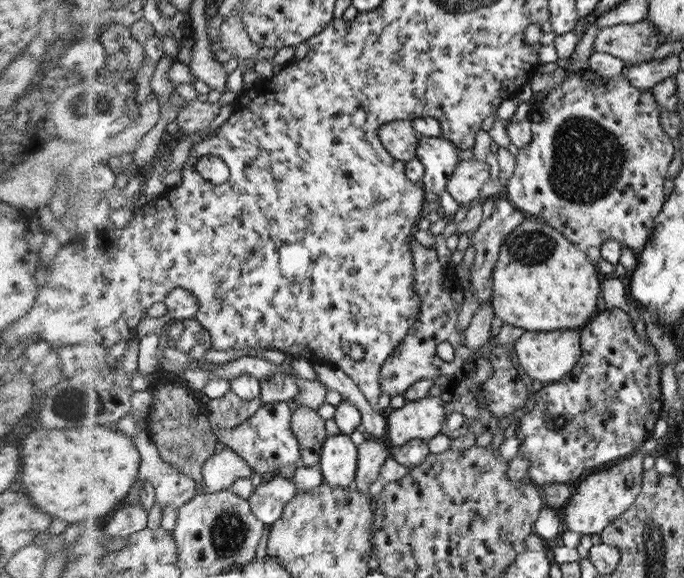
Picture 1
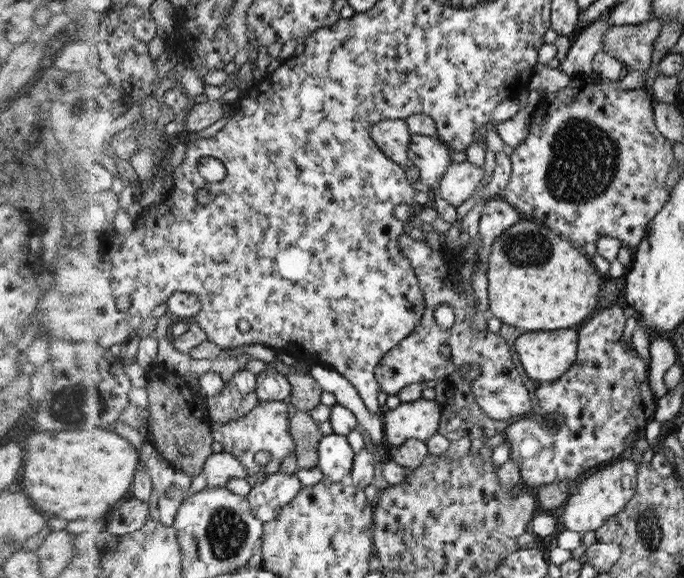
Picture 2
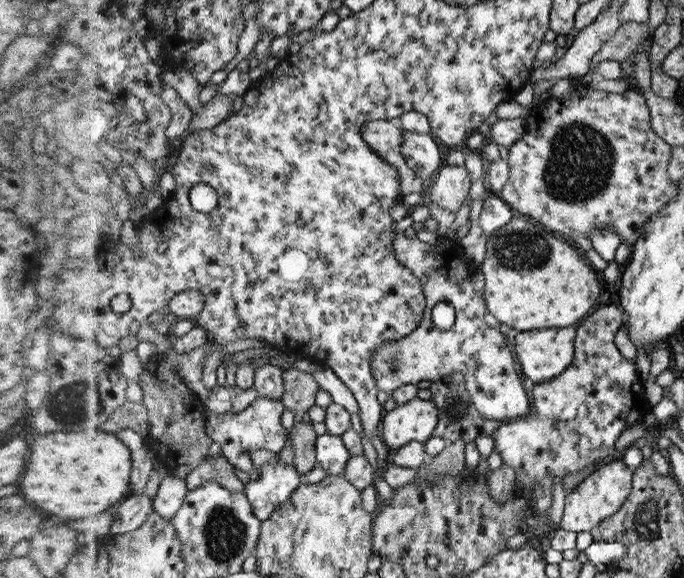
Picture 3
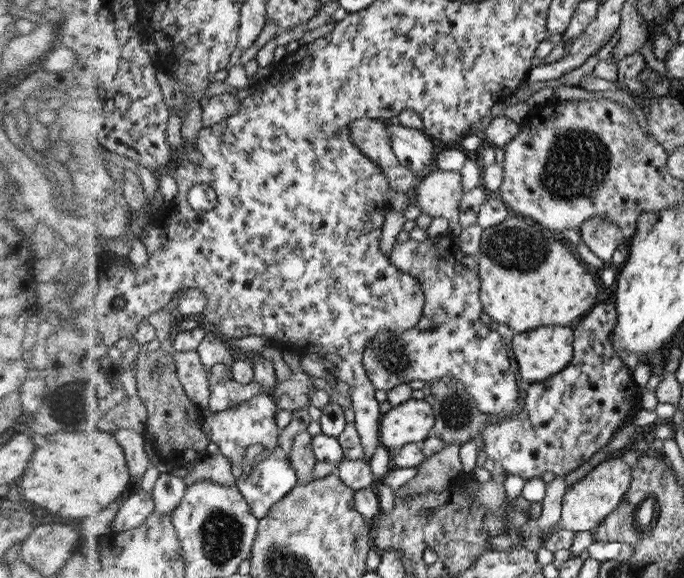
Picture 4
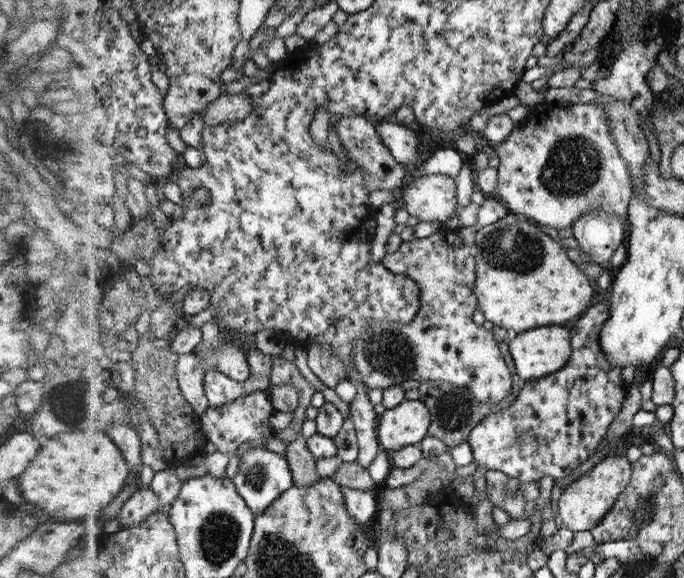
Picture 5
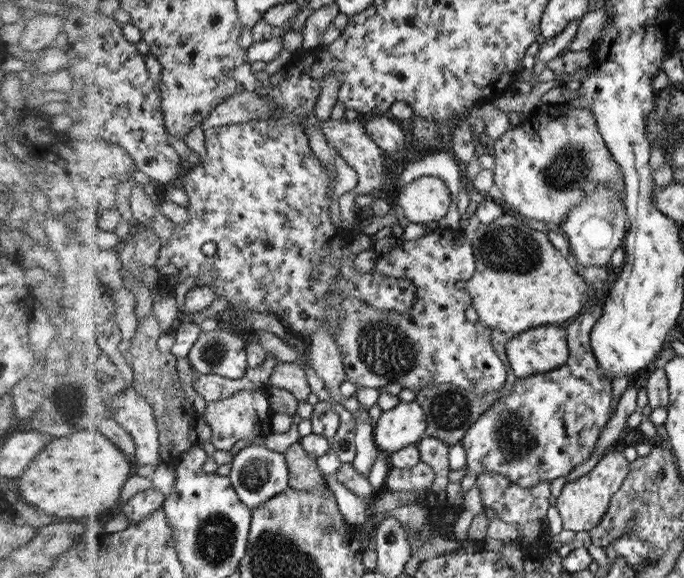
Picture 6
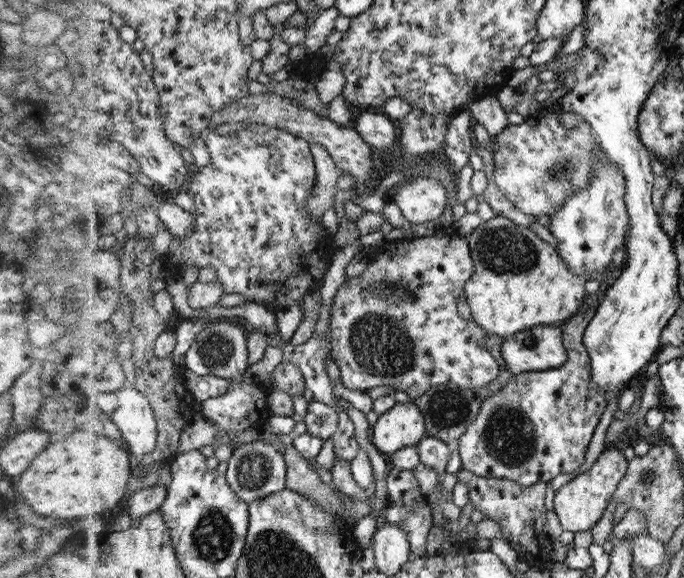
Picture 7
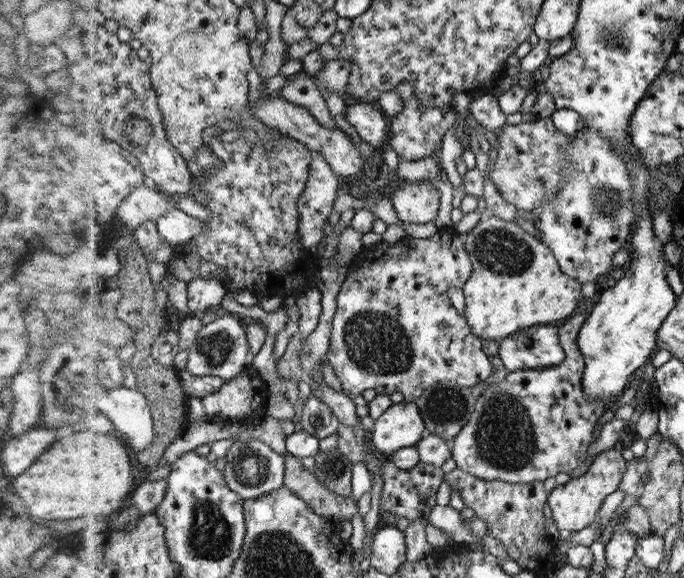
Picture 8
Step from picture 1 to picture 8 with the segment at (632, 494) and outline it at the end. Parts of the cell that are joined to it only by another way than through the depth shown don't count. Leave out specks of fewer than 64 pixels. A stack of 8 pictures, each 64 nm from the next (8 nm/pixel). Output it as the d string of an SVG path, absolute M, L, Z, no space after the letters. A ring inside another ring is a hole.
M607 449L595 457L589 470L583 476L571 479L567 484L554 488L550 494L549 503L558 529L573 532L591 526L602 508L604 498L622 485L629 465L619 450Z

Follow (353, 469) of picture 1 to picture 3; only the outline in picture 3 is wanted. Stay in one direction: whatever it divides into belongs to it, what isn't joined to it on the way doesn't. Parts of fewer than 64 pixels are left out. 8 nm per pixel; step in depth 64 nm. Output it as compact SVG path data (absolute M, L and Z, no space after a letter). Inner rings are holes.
M327 432L318 438L317 458L329 475L344 475L351 455L342 442L342 437Z

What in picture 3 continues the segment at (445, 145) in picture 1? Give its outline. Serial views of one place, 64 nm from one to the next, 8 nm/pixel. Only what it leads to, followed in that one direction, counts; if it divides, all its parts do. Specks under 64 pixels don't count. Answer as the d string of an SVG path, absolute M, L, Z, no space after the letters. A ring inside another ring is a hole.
M404 130L401 145L406 164L424 180L426 187L430 186L430 180L440 172L440 168L446 166L444 152L434 136Z

